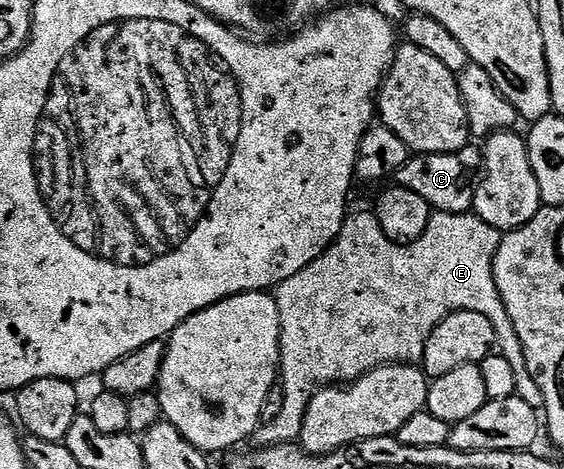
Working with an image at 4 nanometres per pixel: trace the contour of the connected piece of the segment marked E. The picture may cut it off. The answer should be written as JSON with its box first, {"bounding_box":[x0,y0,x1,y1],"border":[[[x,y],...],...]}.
{"bounding_box":[256,210,545,447],"border":[[[373,210],[358,211],[347,214],[345,221],[342,223],[340,233],[336,237],[336,241],[332,241],[332,245],[320,257],[316,257],[316,261],[312,261],[312,265],[308,265],[304,269],[300,269],[300,273],[296,273],[292,277],[288,277],[288,281],[284,281],[278,287],[273,288],[272,294],[276,301],[276,309],[280,309],[280,391],[282,387],[282,404],[278,407],[278,416],[265,425],[259,426],[256,435],[258,447],[274,447],[278,443],[294,443],[302,434],[302,426],[304,425],[304,417],[308,405],[312,401],[312,397],[323,387],[331,385],[349,385],[355,379],[359,379],[362,375],[366,375],[369,371],[375,371],[378,367],[389,367],[392,363],[404,363],[407,365],[421,364],[424,357],[424,345],[426,338],[432,333],[432,329],[436,329],[436,325],[440,325],[440,321],[444,321],[444,317],[448,317],[454,311],[471,311],[472,313],[484,313],[484,317],[488,317],[488,321],[492,321],[492,329],[494,330],[494,342],[500,345],[500,354],[504,356],[512,365],[512,370],[516,373],[516,389],[518,390],[518,398],[523,399],[527,405],[532,405],[532,409],[539,413],[545,412],[544,393],[540,393],[540,385],[536,385],[536,381],[532,381],[532,373],[528,373],[528,361],[524,361],[524,345],[520,345],[520,337],[516,337],[516,329],[512,325],[512,317],[508,317],[508,309],[504,309],[504,301],[500,301],[500,293],[496,289],[496,281],[494,280],[494,258],[496,257],[496,249],[500,245],[503,232],[498,231],[492,225],[488,225],[484,220],[473,213],[464,215],[449,215],[443,211],[431,214],[428,221],[428,229],[422,234],[415,243],[401,244],[394,243],[384,233],[384,229],[380,229],[378,218],[374,216]]]}

